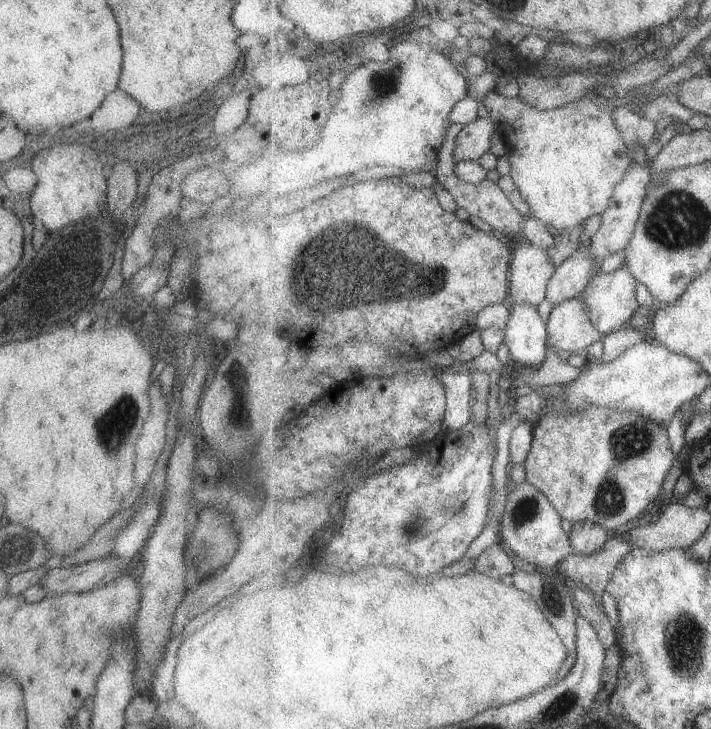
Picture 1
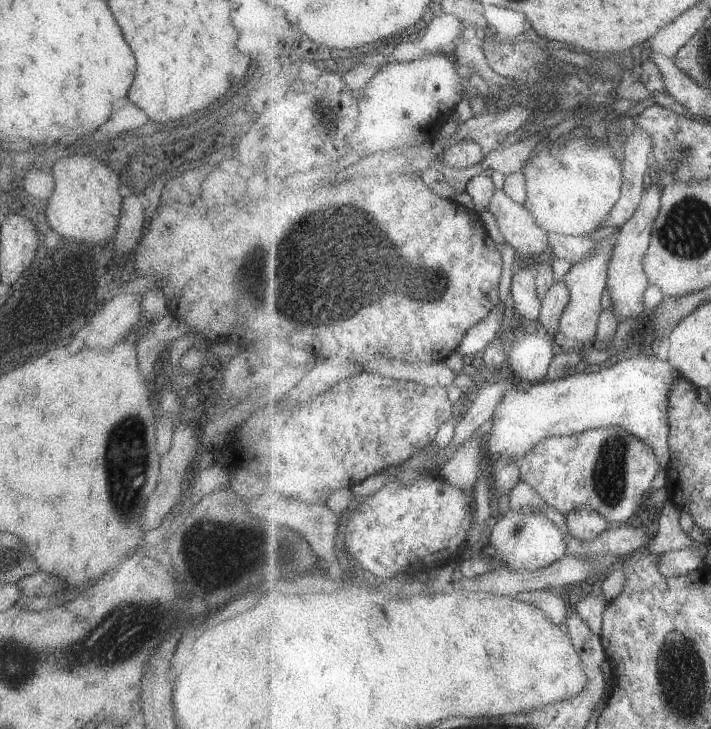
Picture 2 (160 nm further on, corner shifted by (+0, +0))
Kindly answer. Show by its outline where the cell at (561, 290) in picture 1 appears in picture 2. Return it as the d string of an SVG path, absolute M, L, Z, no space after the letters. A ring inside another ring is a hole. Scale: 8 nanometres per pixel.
M563 278L560 282L553 282L542 298L538 327L552 338L559 337L559 323L569 301L570 290Z

